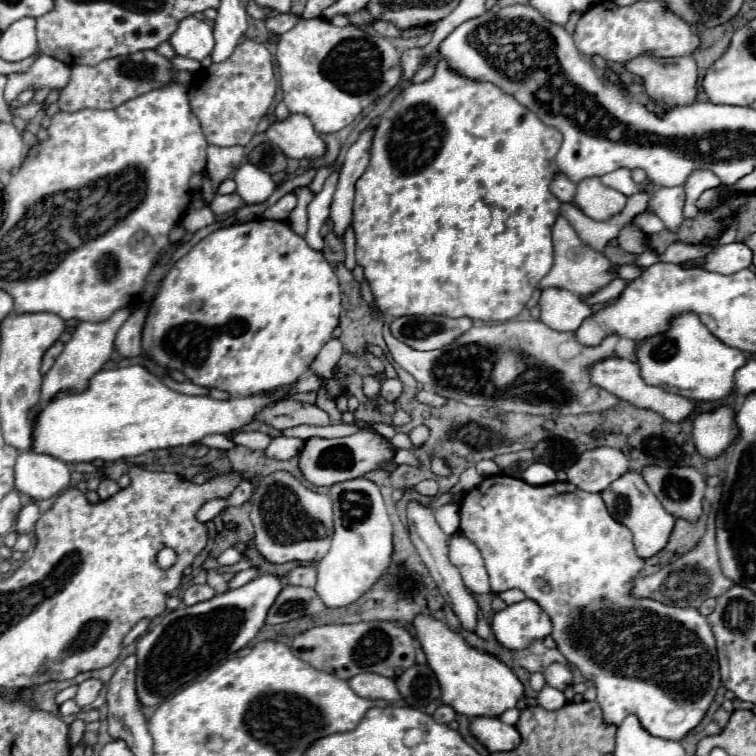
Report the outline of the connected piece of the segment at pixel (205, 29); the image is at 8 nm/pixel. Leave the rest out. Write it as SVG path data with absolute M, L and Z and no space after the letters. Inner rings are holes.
M186 17L178 23L168 43L172 45L176 55L202 61L212 53L212 47L214 47L212 27L206 21L200 21L196 17Z

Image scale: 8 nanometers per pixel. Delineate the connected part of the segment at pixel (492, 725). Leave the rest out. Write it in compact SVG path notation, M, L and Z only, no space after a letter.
M476 717L470 723L470 733L492 753L492 751L512 751L520 745L520 733L502 723L498 717Z

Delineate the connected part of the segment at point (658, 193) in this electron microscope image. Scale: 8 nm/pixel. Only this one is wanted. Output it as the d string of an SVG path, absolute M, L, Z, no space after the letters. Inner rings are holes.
M660 187L652 193L650 203L648 203L654 213L664 221L668 231L676 231L680 223L684 221L682 217L682 207L684 207L684 187Z

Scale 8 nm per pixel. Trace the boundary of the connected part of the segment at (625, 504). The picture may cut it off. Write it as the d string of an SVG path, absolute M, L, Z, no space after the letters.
M628 471L624 473L622 477L618 477L606 491L600 493L610 515L626 525L632 535L634 535L634 547L636 547L636 553L638 557L646 559L646 557L652 557L656 555L658 551L662 551L668 543L668 537L672 533L672 527L676 523L676 517L670 515L668 511L664 511L662 503L656 499L656 495L652 495L650 487L644 483L642 475L640 473L634 473L634 471Z

